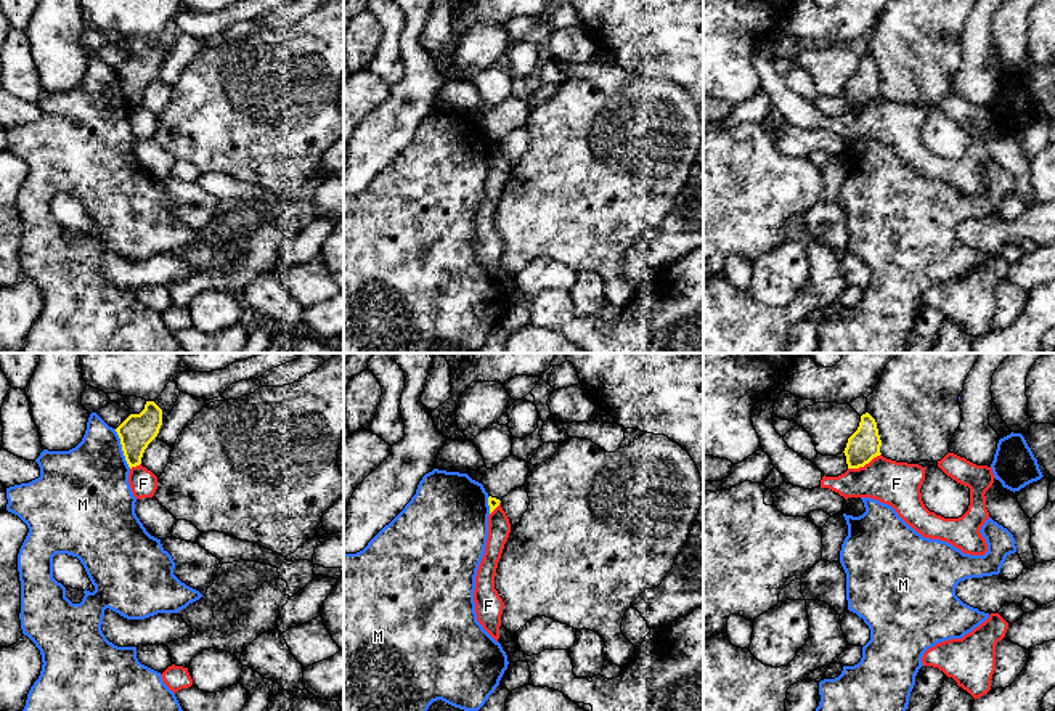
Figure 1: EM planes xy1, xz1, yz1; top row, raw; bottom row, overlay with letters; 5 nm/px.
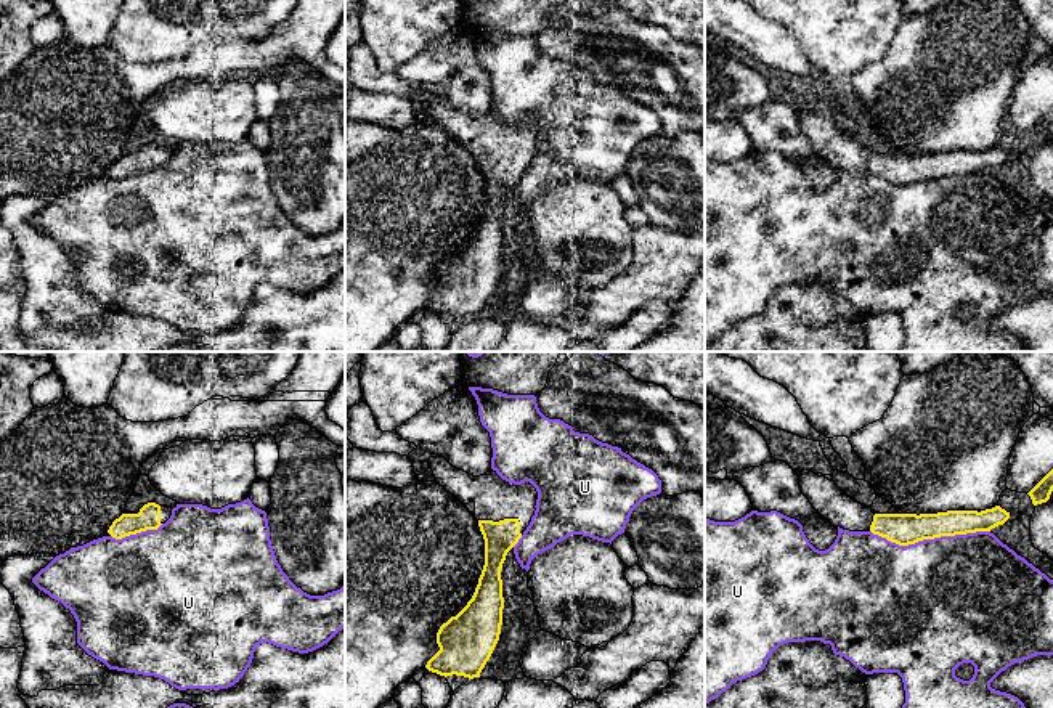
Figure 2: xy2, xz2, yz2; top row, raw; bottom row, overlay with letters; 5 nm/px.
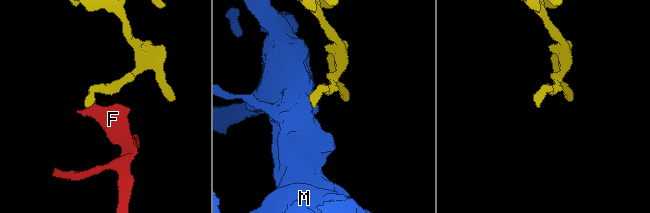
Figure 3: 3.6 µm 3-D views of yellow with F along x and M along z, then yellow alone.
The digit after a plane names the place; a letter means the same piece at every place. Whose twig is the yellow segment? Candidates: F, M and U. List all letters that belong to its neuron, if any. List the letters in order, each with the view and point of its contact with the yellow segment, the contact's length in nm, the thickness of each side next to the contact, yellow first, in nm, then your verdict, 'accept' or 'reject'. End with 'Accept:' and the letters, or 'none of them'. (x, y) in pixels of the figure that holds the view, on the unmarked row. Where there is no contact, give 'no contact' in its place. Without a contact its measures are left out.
F: contact yz1 (864, 105); length 190 nm; calibres 160 and 220 nm; reject
M: contact xy1 (122, 89); length 220 nm; calibres 170 and 400 nm; reject
U: contact yz2 (930, 179); length 600 nm; calibres 160 and 500 nm; reject
Accept: none of them

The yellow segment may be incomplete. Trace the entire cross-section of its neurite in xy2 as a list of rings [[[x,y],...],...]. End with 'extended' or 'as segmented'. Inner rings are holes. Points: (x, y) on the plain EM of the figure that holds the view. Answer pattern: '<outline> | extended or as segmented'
[[[148,143],[138,154],[122,154],[119,159],[116,159],[108,173],[116,180],[122,180],[146,170],[157,170],[170,159],[170,156],[172,148]]] | extended

